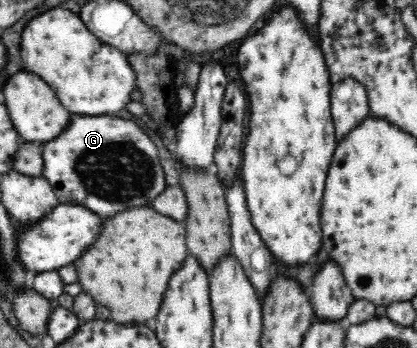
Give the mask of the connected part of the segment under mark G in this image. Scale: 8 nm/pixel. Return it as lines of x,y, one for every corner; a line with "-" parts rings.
75,117
69,129
57,139
45,145
44,179
53,185
59,202
65,205
85,205
97,215
109,219
117,213
129,211
133,207
151,207
162,193
168,189
165,173
159,163
157,146
151,137
135,122
109,117

